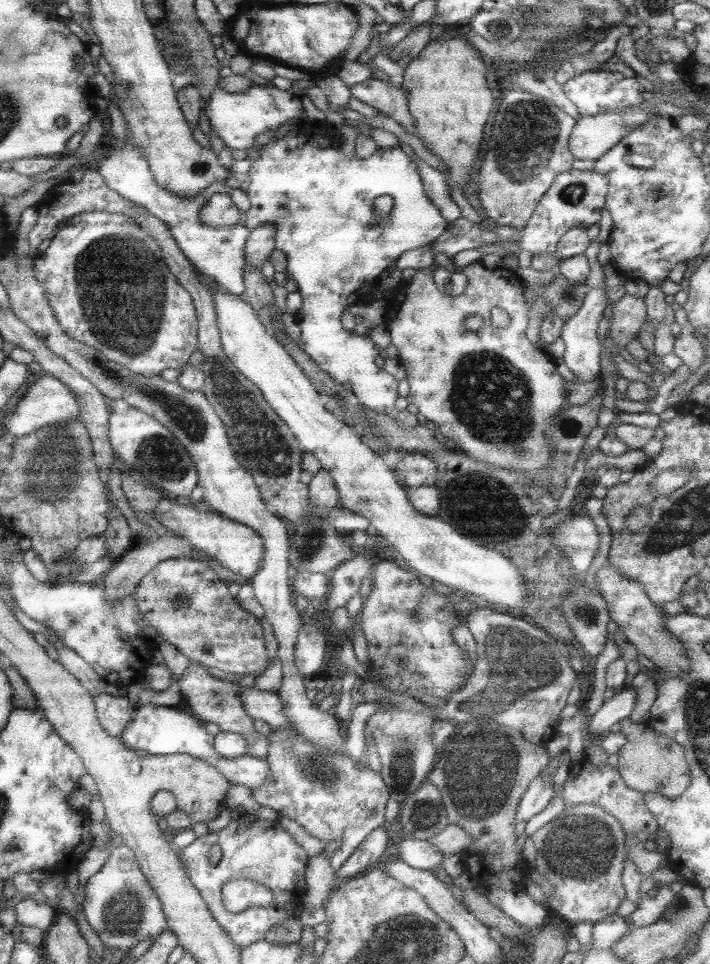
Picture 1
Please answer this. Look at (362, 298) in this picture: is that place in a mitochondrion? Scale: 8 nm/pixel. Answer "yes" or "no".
no

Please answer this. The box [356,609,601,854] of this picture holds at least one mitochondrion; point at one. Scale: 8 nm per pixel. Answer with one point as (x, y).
(477, 792)

